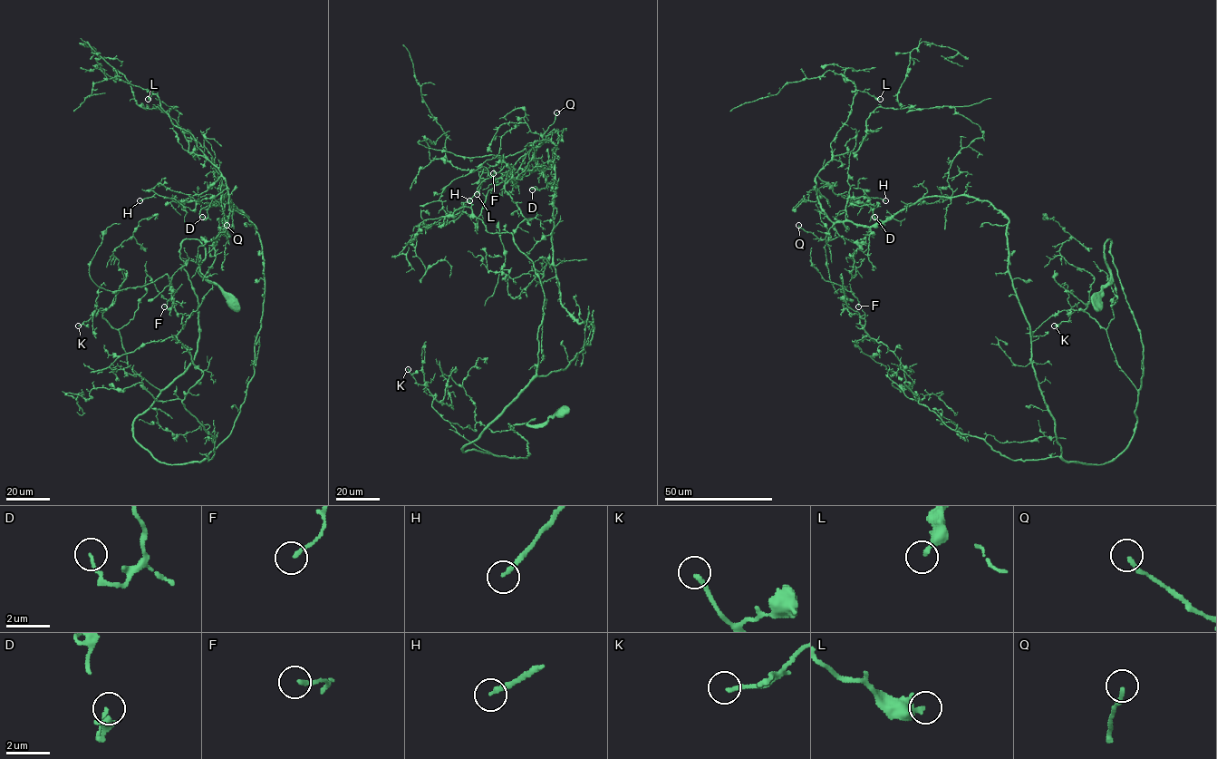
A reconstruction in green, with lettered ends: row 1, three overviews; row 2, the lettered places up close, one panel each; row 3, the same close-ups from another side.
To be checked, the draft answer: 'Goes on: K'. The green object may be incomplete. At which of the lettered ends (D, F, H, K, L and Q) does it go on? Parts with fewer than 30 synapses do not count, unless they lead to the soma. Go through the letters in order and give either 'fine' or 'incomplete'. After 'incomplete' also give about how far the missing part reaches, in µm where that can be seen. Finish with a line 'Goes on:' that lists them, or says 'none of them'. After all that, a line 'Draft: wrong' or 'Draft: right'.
D: fine
F: fine
H: fine
K: incomplete; about 35 µm are missing
L: fine
Q: fine
Goes on: K
Draft: right

